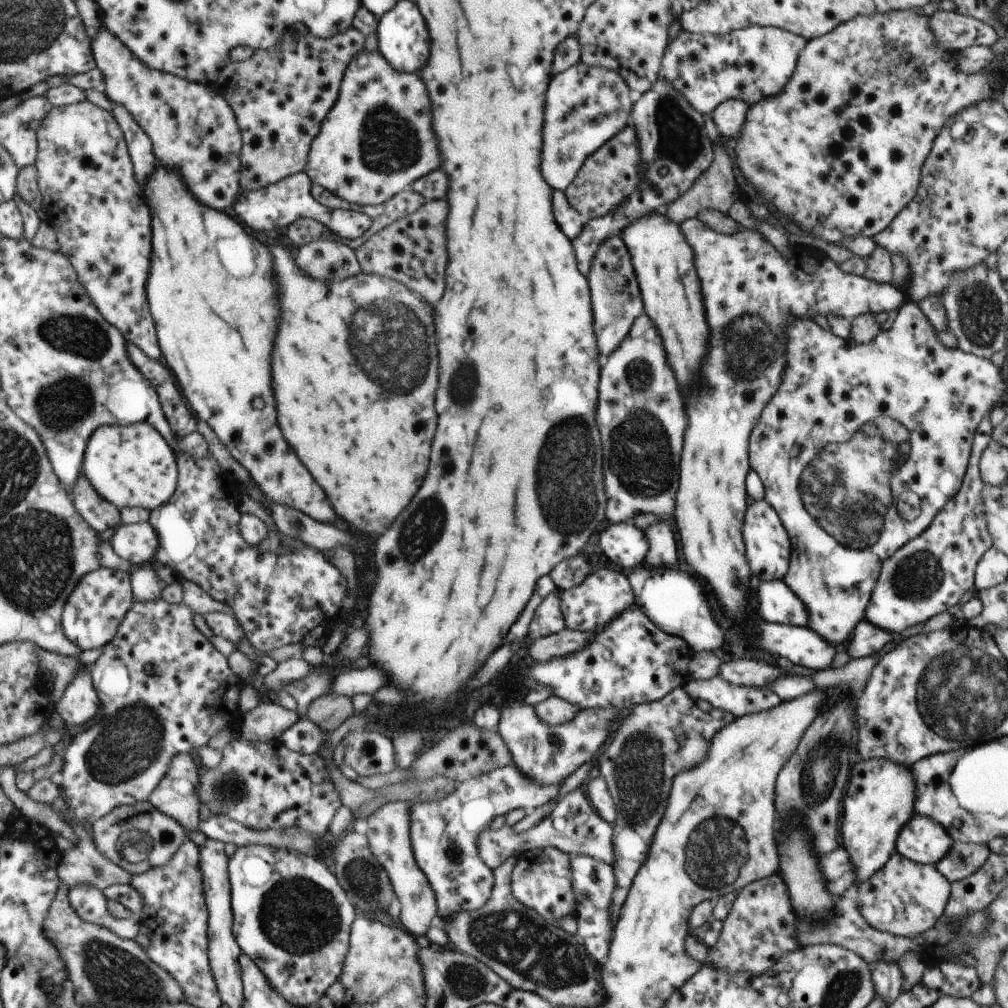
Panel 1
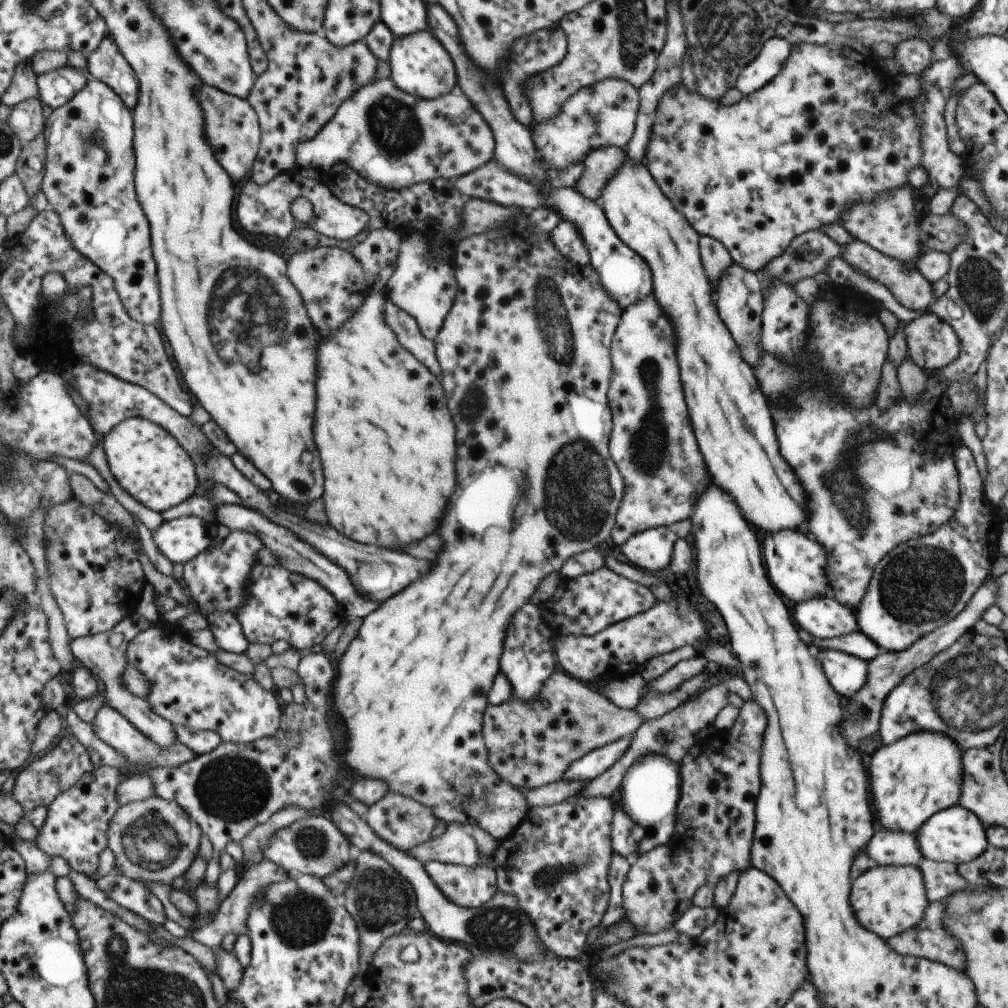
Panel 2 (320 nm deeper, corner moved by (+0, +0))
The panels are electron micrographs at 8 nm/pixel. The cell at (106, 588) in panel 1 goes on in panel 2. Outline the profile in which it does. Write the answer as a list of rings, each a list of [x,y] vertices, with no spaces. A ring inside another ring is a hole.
[[[77,497],[52,506],[46,516],[47,560],[51,573],[51,588],[57,604],[63,611],[64,619],[73,640],[114,629],[123,619],[133,616],[135,608],[142,604],[143,590],[147,582],[136,548],[136,538],[127,530],[110,523],[92,506],[87,506]]]

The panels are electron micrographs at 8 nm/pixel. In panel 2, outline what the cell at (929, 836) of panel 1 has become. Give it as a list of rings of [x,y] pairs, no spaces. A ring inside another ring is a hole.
[[[953,805],[929,817],[915,832],[923,859],[945,861],[954,865],[966,864],[979,857],[989,846],[987,830],[978,816],[965,807]]]

